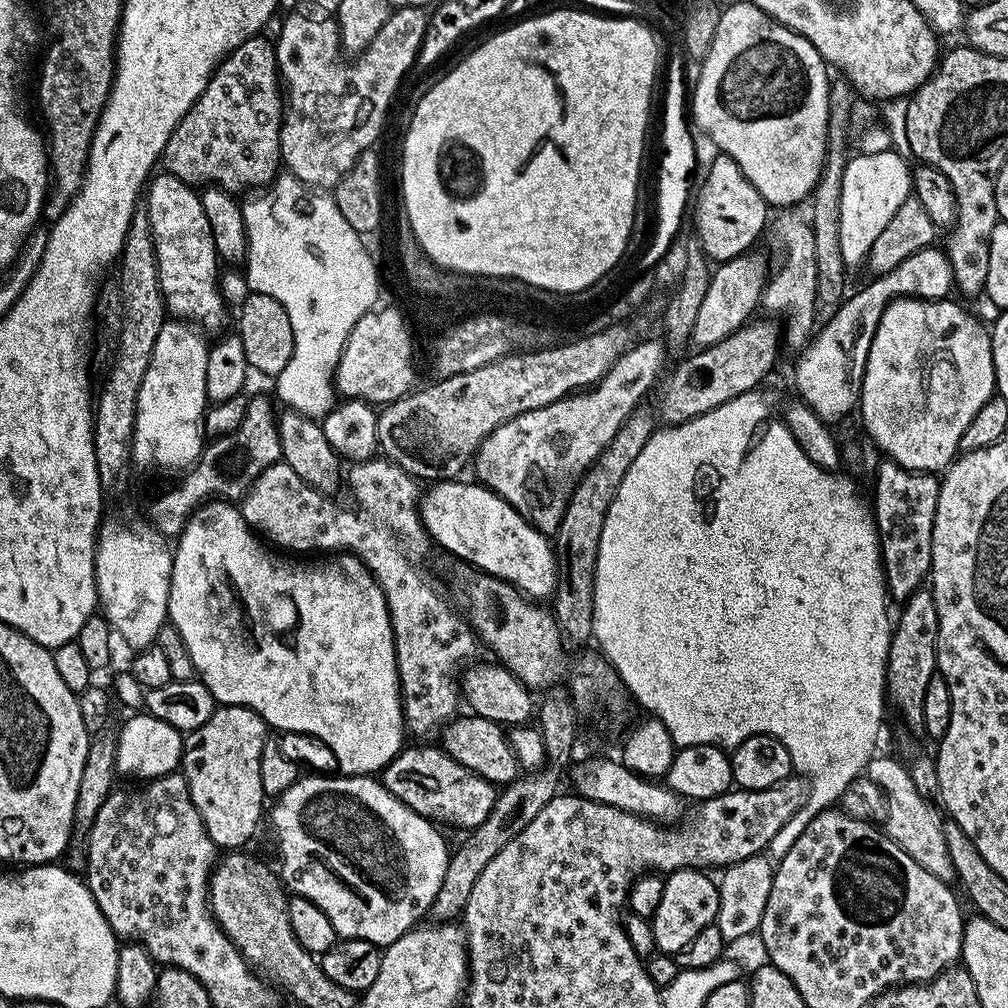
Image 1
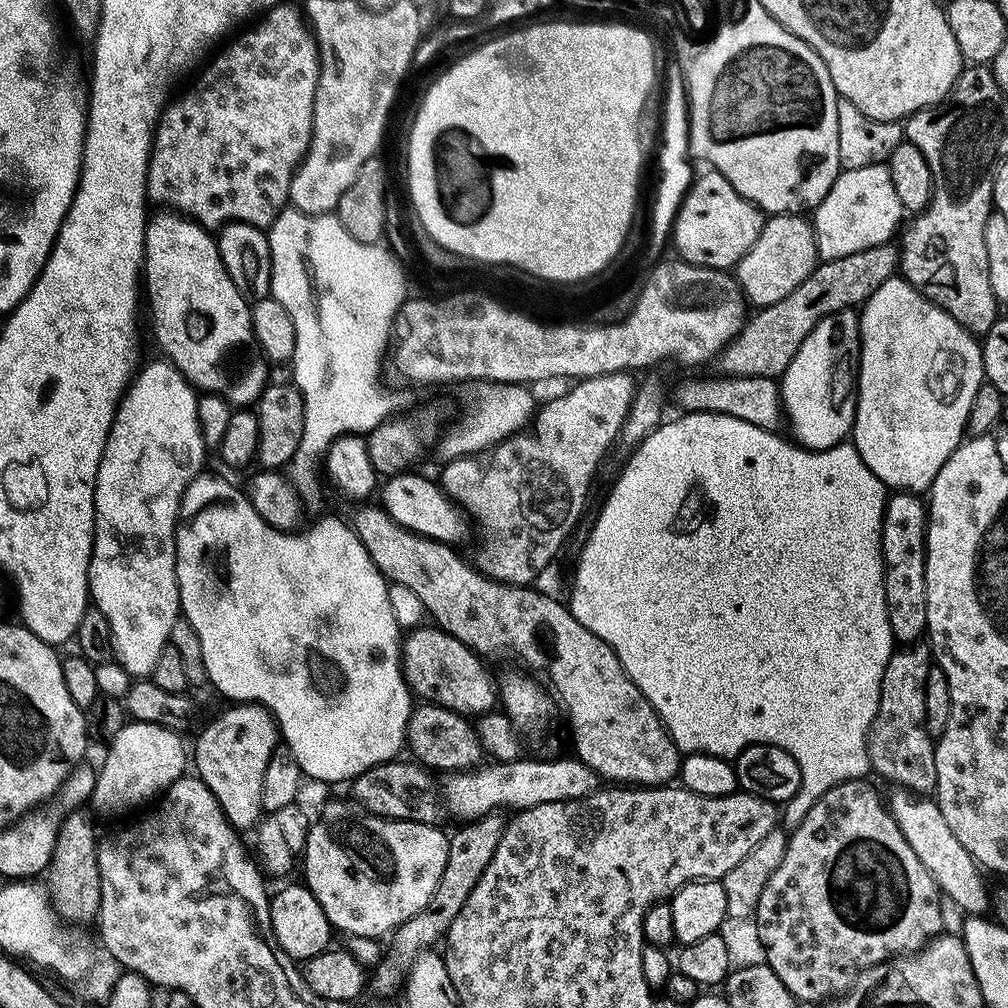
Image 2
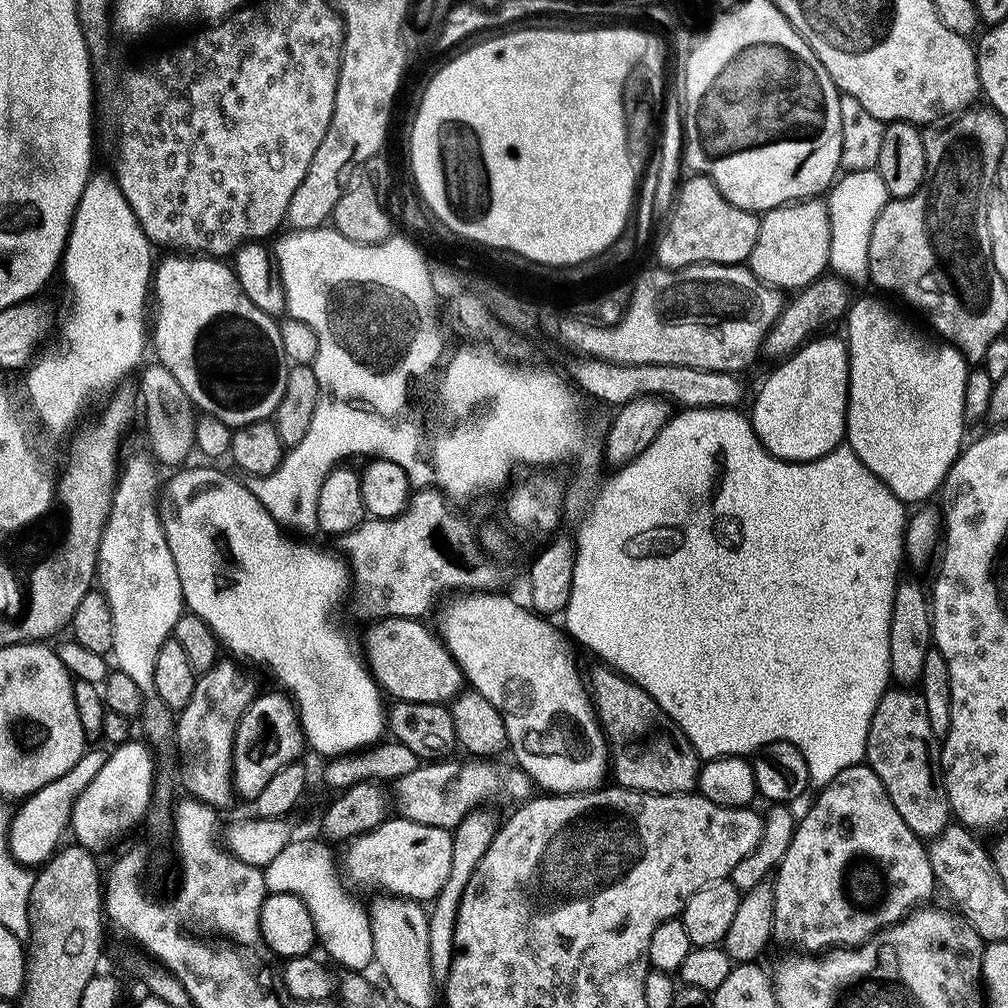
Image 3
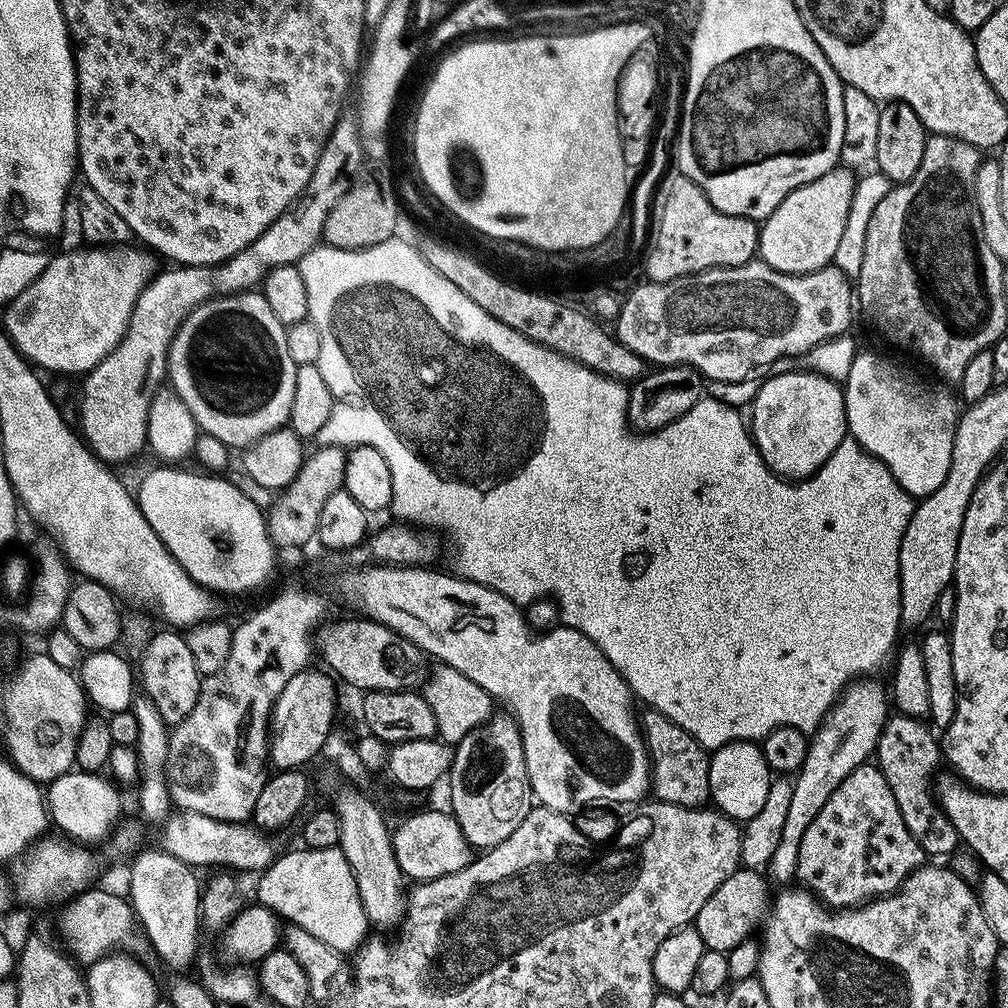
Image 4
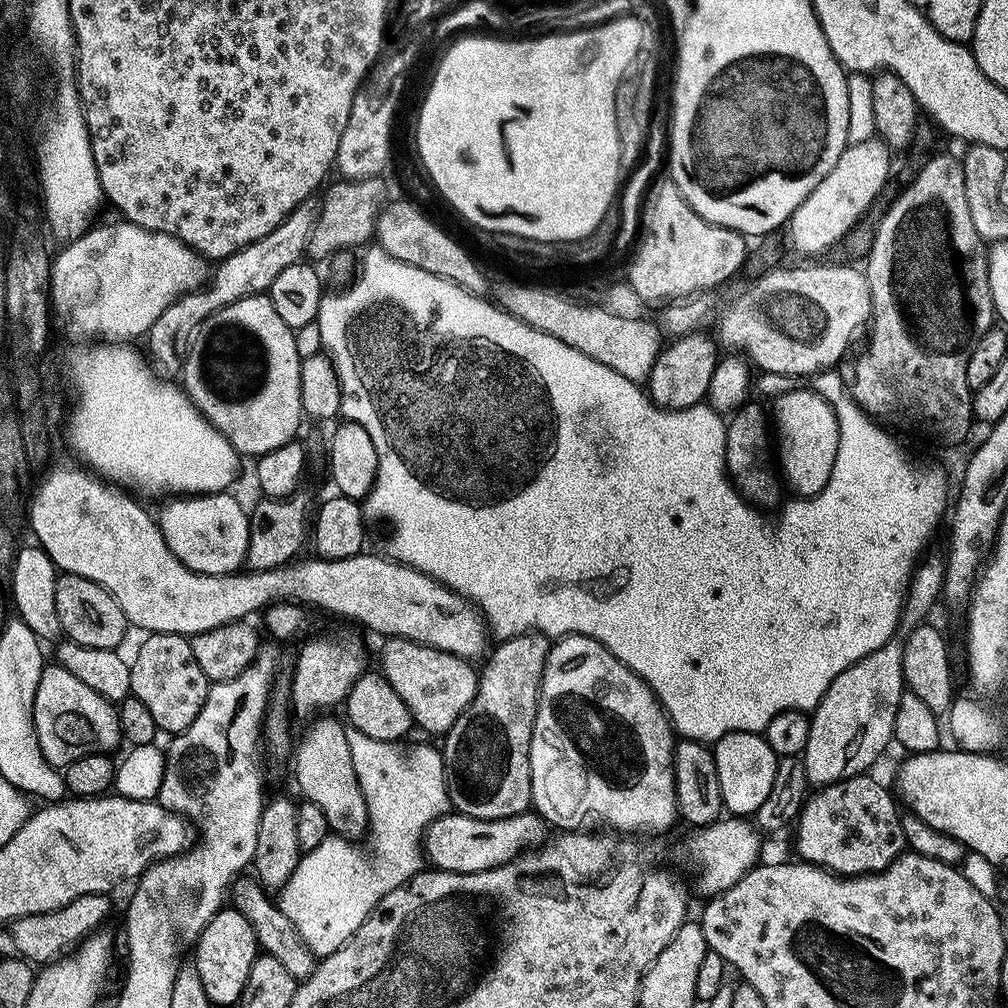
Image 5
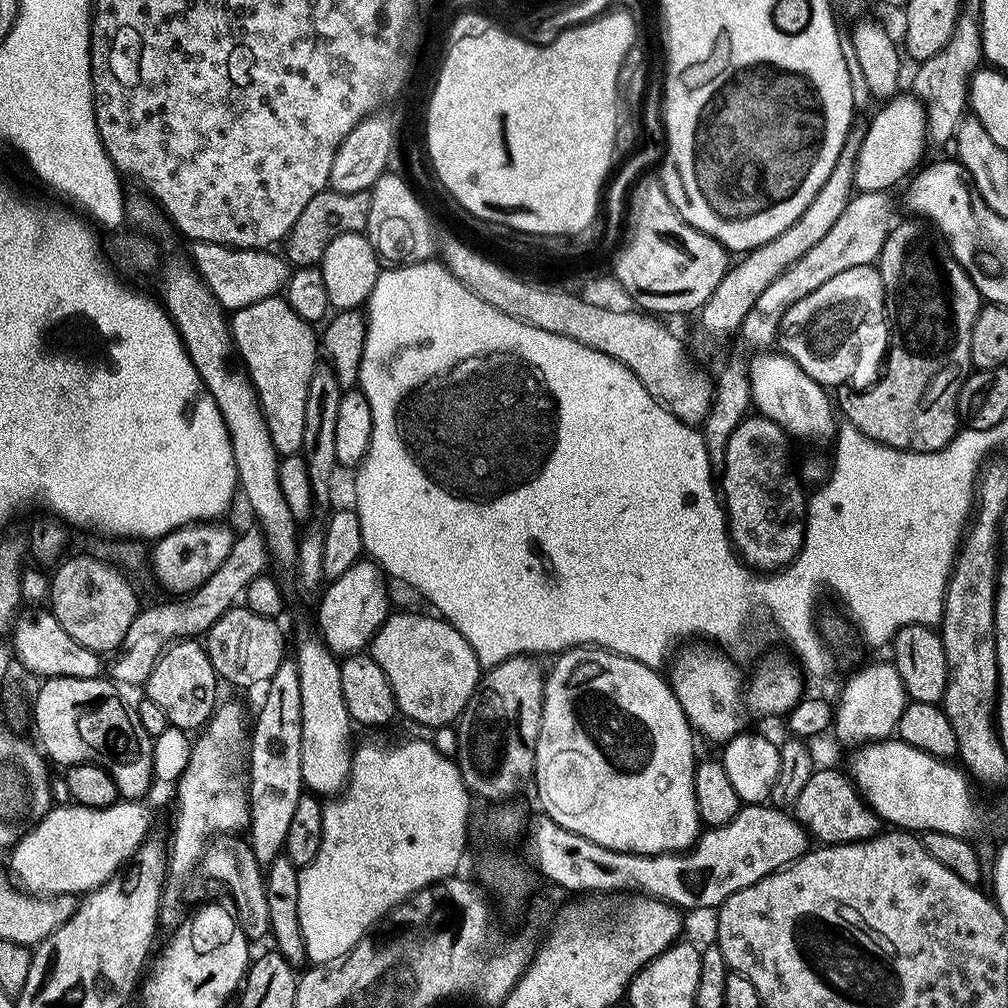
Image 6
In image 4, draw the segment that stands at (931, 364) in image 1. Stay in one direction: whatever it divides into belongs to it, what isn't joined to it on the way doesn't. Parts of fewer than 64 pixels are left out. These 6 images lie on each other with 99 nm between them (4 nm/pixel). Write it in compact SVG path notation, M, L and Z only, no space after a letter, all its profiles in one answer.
M857 351L848 379L842 384L847 431L894 474L898 486L913 498L934 494L950 470L958 400L947 387L915 380L876 352Z

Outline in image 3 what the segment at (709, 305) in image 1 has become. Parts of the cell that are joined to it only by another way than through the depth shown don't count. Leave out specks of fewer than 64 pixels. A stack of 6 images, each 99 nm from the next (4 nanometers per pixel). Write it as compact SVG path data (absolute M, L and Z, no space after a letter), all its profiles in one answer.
M809 198L797 200L791 204L783 204L781 208L771 208L760 216L758 242L754 242L754 250L749 254L746 264L752 269L757 280L771 288L781 290L799 290L819 280L829 267L831 240L831 218L828 216L828 205L823 199Z

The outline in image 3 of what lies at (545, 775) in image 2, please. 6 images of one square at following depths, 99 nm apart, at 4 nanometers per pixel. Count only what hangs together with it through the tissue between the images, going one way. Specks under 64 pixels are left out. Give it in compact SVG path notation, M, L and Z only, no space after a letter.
M470 758L461 765L455 760L439 760L420 764L414 772L406 774L394 782L394 806L403 819L420 825L438 826L454 830L467 815L481 804L508 791L515 802L529 799L532 794L531 777L518 766L512 768L500 762L480 758Z

